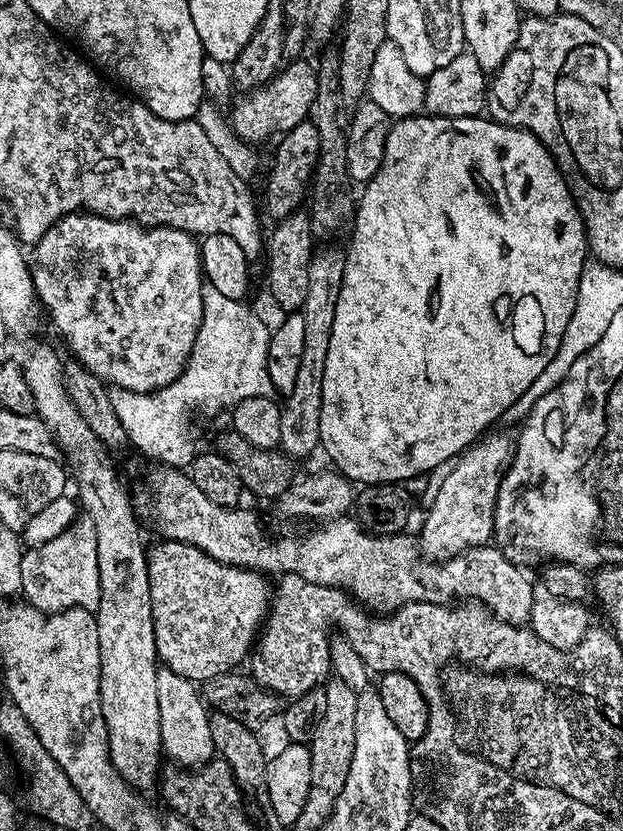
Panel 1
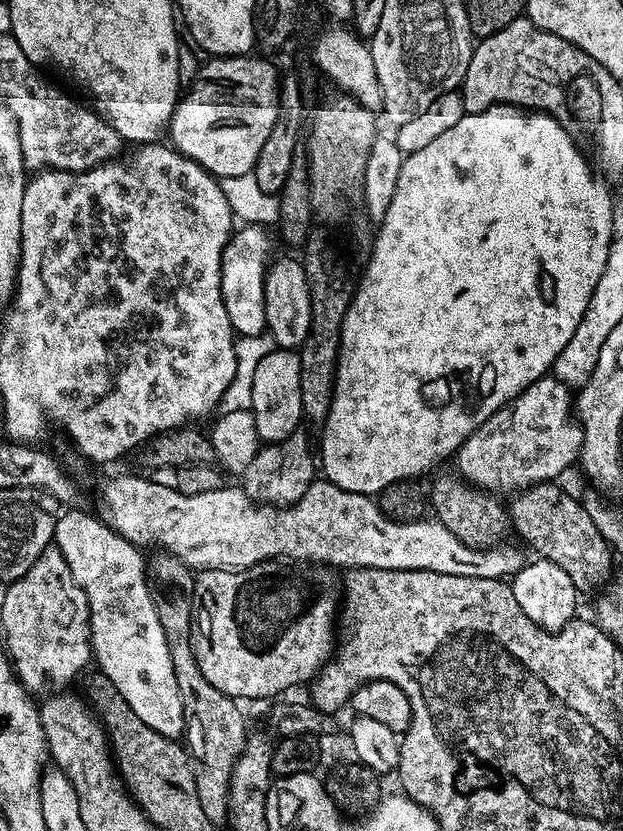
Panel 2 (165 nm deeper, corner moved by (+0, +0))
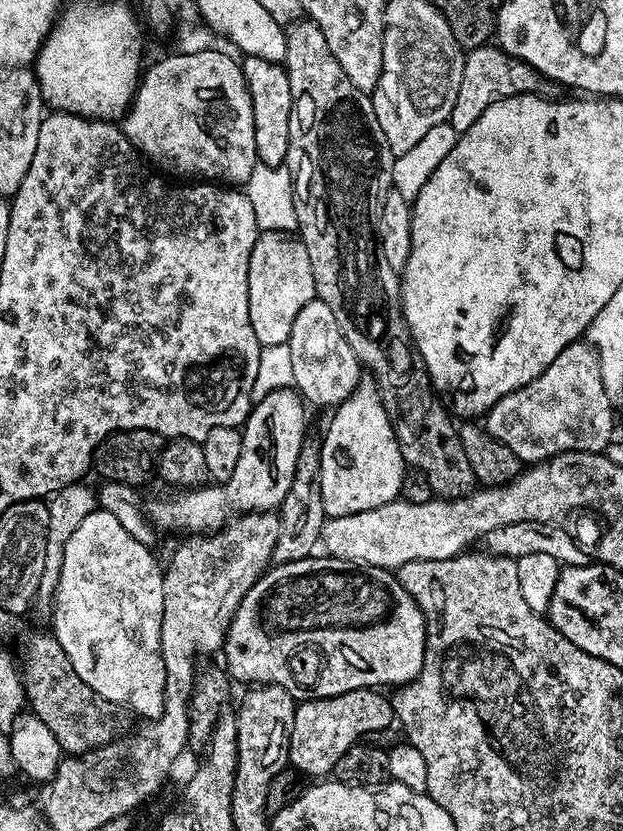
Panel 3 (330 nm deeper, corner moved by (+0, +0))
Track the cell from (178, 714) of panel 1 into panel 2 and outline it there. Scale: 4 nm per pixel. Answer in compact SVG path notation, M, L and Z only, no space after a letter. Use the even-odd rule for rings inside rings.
M64 510L56 517L56 535L54 537L55 547L66 558L66 562L70 566L70 574L78 582L78 586L82 586L82 590L88 599L90 606L90 630L92 641L92 654L94 664L97 664L99 671L106 678L110 678L110 682L114 682L114 686L118 686L118 694L122 694L122 698L126 698L126 702L130 702L130 710L134 710L134 714L138 714L138 718L142 718L142 722L146 722L146 726L150 726L154 730L158 730L158 734L163 736L171 736L173 738L183 737L184 734L184 711L182 710L182 694L178 694L178 678L174 678L174 662L170 662L170 646L166 646L166 634L162 634L162 622L158 622L158 610L154 610L154 602L152 601L152 589L150 587L149 577L146 575L146 556L144 556L139 547L131 544L126 538L122 538L113 528L109 528L99 515L87 516L84 512L68 512L72 510Z

